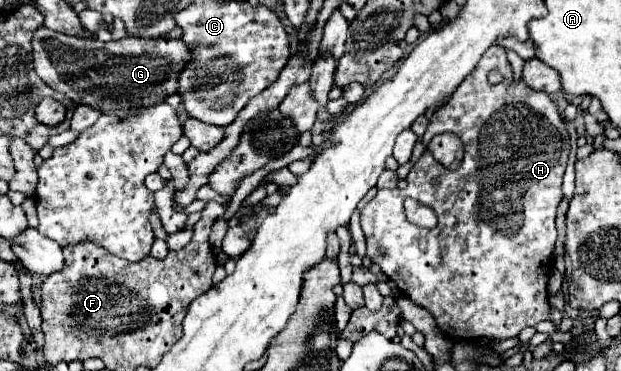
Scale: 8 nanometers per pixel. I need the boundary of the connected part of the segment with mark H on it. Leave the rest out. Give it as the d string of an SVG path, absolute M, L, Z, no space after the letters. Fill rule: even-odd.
M492 45L478 63L478 69L458 85L446 105L434 111L422 137L424 145L438 133L454 133L464 143L464 159L456 171L438 163L426 149L408 173L406 189L380 189L376 197L360 211L368 257L394 281L398 291L416 305L428 309L438 327L450 339L508 339L524 327L536 325L548 317L548 275L552 271L552 253L556 243L556 209L562 201L562 177L570 153L570 135L556 103L548 93L536 91L524 81L514 79L506 49ZM490 71L500 71L504 79L498 85L488 81ZM404 197L412 197L432 207L438 225L424 229L412 225L402 209Z

